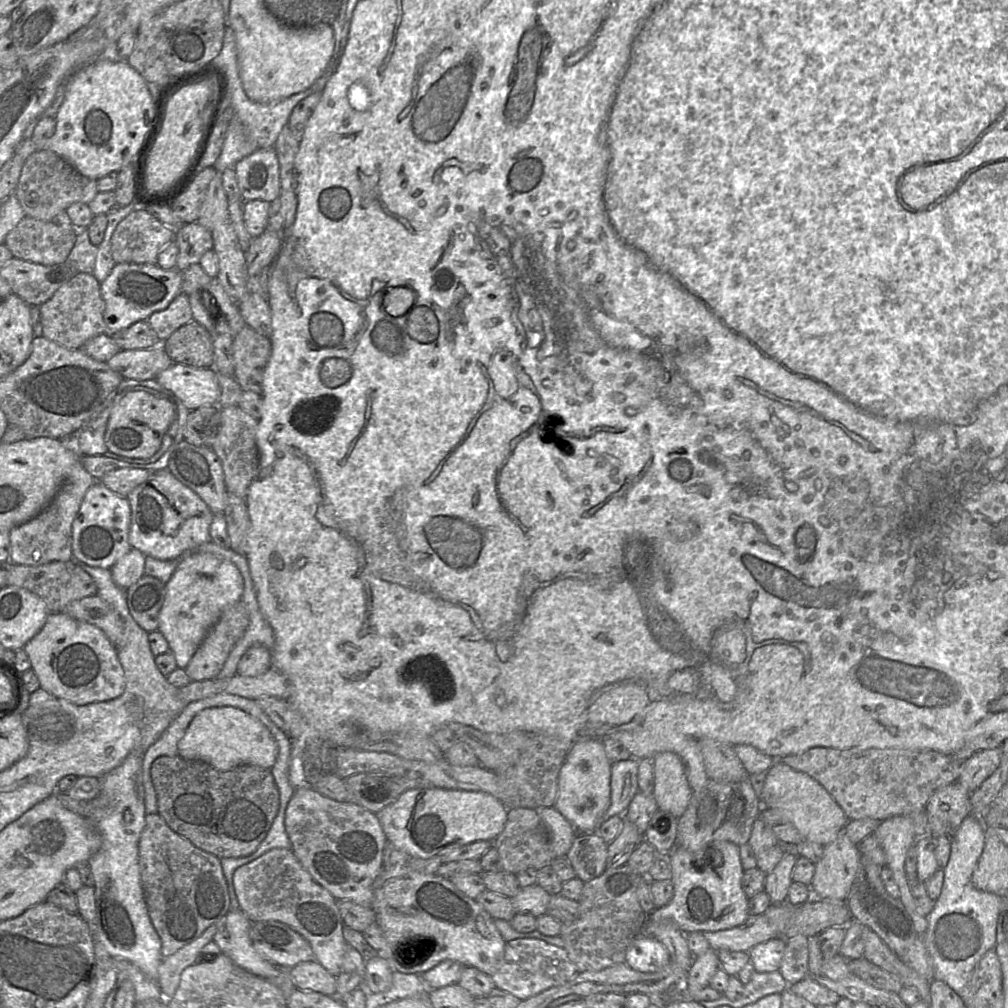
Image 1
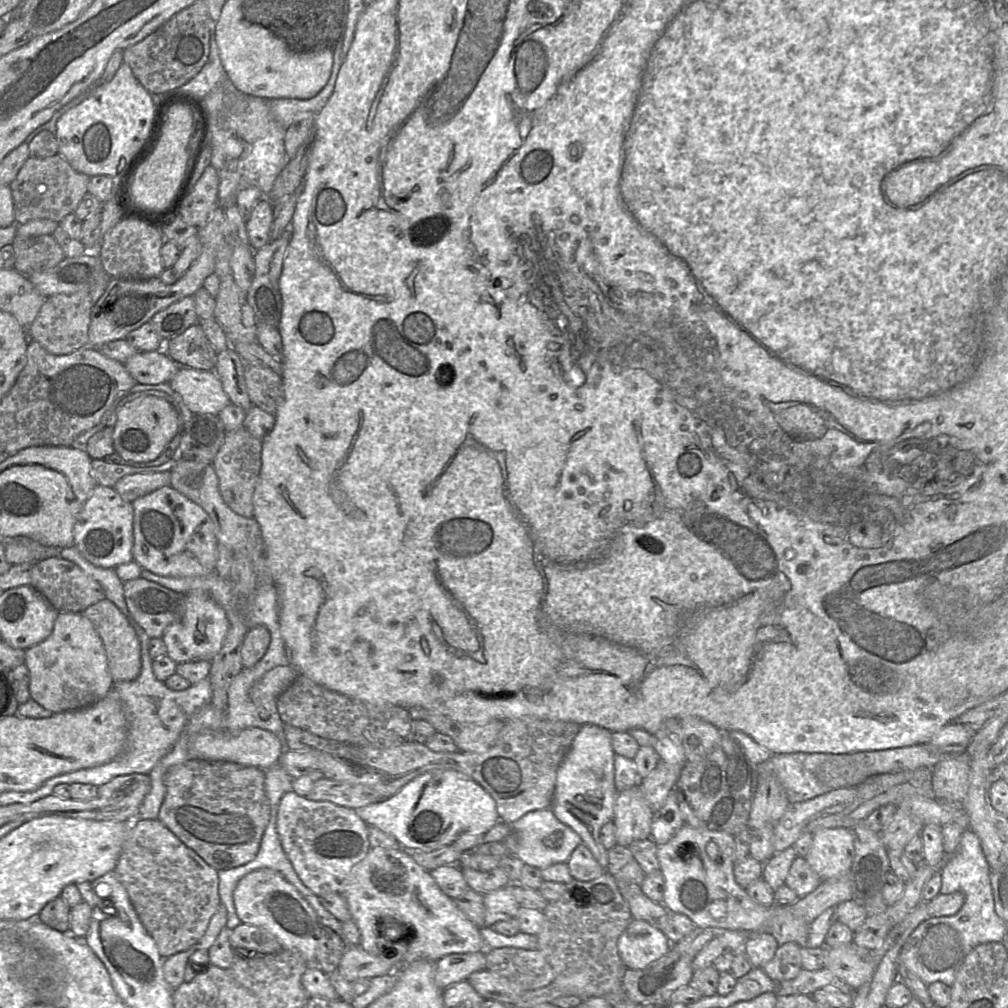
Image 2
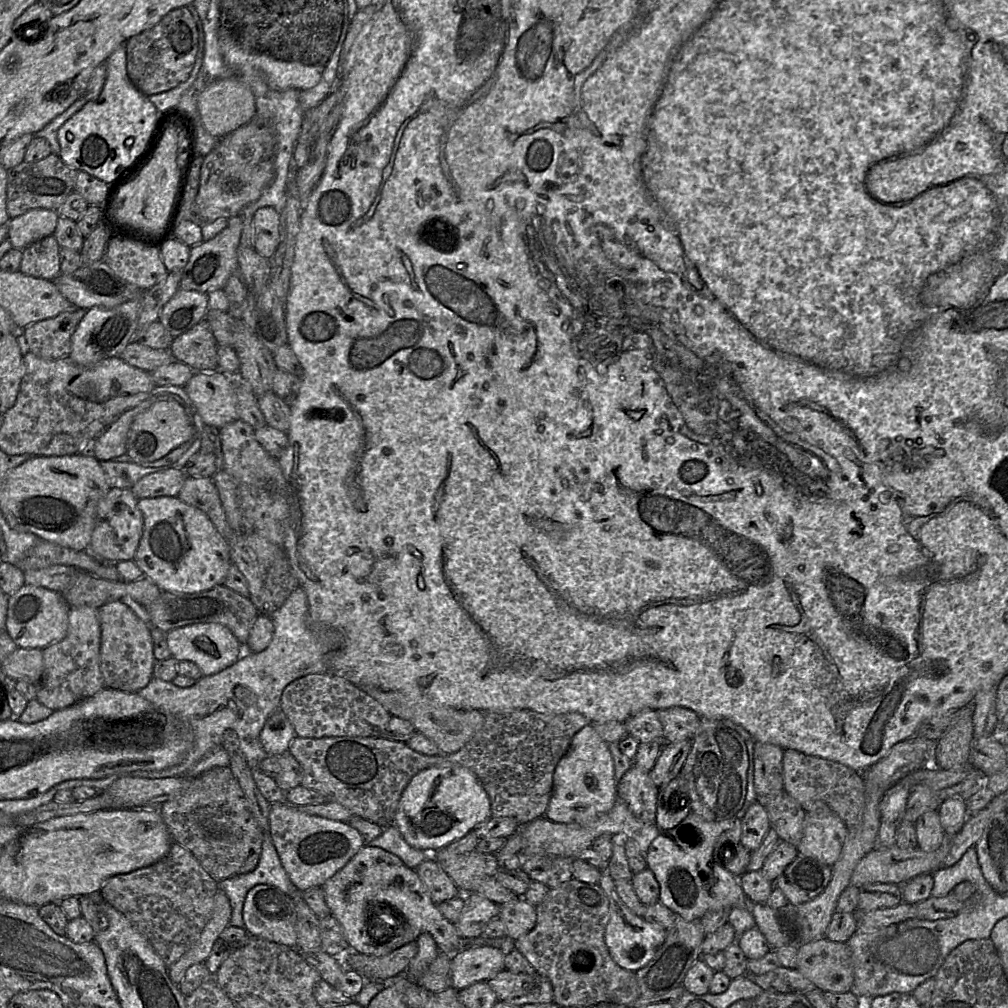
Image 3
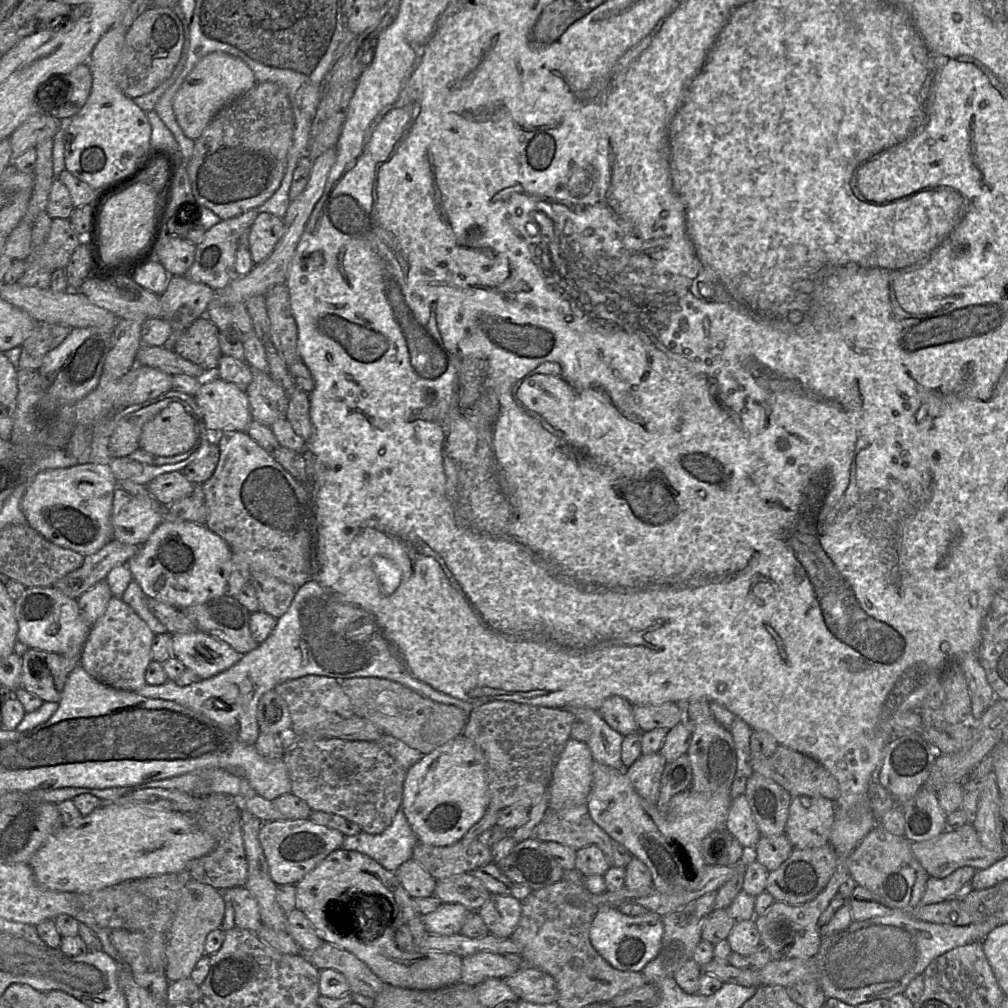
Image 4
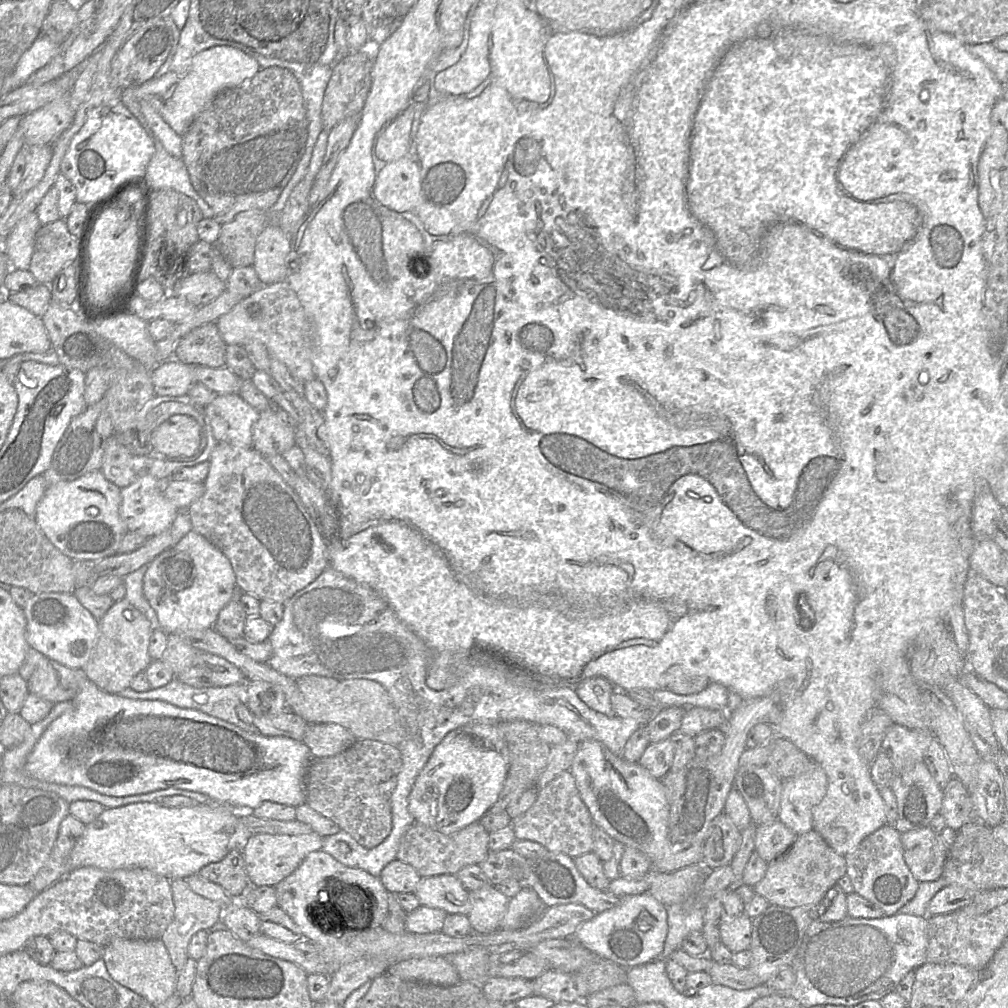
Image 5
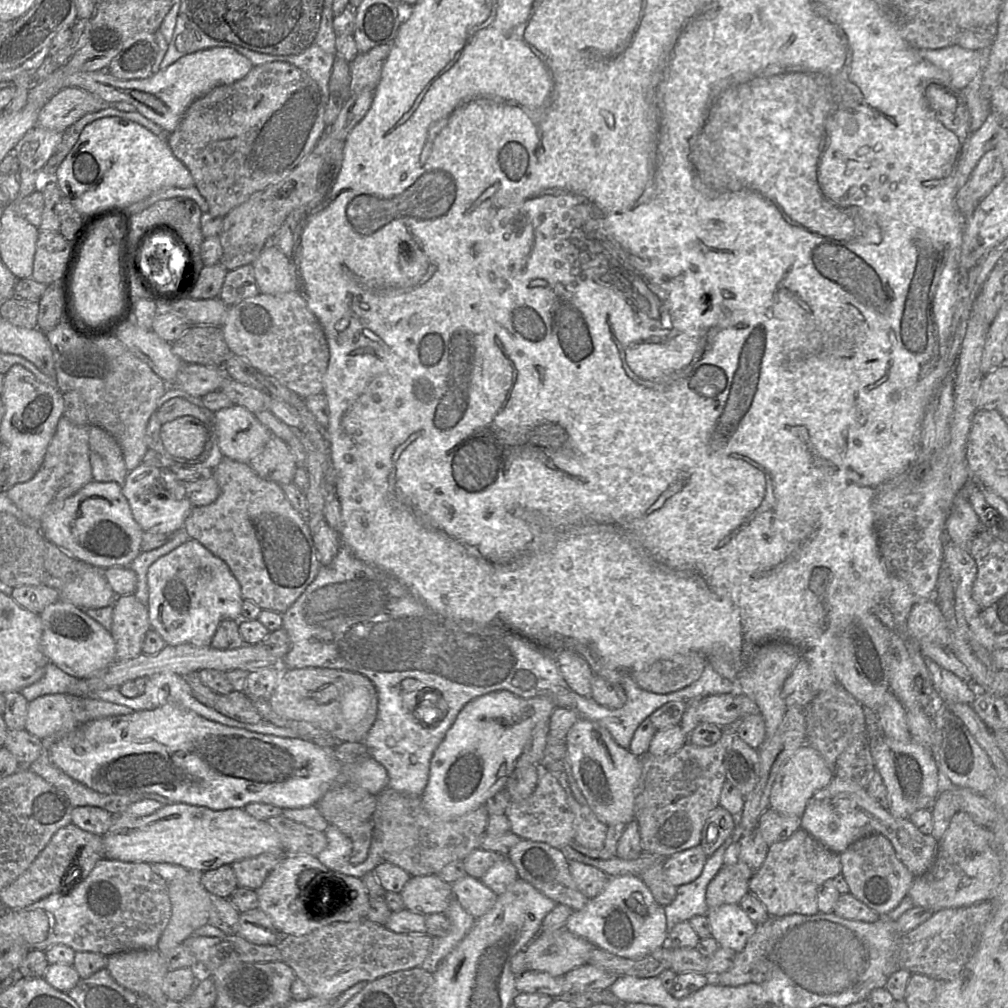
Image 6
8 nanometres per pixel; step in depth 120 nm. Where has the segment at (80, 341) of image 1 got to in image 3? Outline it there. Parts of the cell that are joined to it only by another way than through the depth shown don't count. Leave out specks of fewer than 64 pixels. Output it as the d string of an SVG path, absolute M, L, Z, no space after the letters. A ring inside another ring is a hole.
M76 308L62 312L54 318L24 328L28 351L46 360L68 357L71 352L71 337L83 317L83 311L85 310Z

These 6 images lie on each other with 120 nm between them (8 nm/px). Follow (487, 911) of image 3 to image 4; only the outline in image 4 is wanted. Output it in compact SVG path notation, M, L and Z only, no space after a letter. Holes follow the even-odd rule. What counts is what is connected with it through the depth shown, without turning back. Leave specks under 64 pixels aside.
M442 903L435 911L421 916L426 932L431 935L460 934L468 914L459 903Z

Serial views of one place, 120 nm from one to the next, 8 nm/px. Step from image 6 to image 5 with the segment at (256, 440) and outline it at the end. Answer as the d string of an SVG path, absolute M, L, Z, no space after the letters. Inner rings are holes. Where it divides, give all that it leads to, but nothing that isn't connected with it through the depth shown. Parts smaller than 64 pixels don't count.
M239 394L215 395L204 412L217 442L252 447L253 428L260 412Z

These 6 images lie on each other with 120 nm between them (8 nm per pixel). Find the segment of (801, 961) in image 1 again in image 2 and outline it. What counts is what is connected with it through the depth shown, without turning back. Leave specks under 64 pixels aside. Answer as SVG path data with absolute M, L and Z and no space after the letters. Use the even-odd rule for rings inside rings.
M795 942L780 945L763 971L776 982L795 978L802 970L801 949L802 946Z

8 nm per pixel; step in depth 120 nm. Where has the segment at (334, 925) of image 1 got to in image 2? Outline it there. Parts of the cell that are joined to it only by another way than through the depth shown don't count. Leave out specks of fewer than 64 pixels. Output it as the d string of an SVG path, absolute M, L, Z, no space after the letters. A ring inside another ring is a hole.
M270 868L246 874L236 885L233 900L241 922L263 927L275 936L284 950L297 952L309 965L315 965L322 926L313 907L282 874Z

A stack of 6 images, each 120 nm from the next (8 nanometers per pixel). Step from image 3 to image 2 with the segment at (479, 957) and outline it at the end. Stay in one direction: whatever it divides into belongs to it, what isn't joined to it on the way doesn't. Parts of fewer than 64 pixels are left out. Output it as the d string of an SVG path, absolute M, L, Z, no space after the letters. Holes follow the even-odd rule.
M486 950L448 954L435 963L434 979L438 987L445 989L483 969L486 969Z

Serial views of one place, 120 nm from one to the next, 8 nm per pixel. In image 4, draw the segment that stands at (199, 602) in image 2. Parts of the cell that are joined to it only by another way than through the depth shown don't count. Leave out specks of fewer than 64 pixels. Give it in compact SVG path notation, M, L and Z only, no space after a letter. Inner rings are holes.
M200 630L172 635L172 647L173 656L201 679L231 668L243 656L226 642Z

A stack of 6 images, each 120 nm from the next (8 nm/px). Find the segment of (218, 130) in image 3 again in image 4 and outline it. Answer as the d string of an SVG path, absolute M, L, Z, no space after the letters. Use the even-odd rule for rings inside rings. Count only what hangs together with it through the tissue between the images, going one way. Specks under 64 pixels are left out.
M219 51L205 55L183 80L174 97L174 113L183 133L197 139L225 104L251 89L256 82L252 69L240 58Z

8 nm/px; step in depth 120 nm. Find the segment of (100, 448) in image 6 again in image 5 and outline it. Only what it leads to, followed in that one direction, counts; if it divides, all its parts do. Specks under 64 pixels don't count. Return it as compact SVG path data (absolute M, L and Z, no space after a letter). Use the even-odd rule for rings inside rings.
M113 434L102 444L102 465L100 470L107 480L120 489L132 484L137 475L132 469L132 454Z

